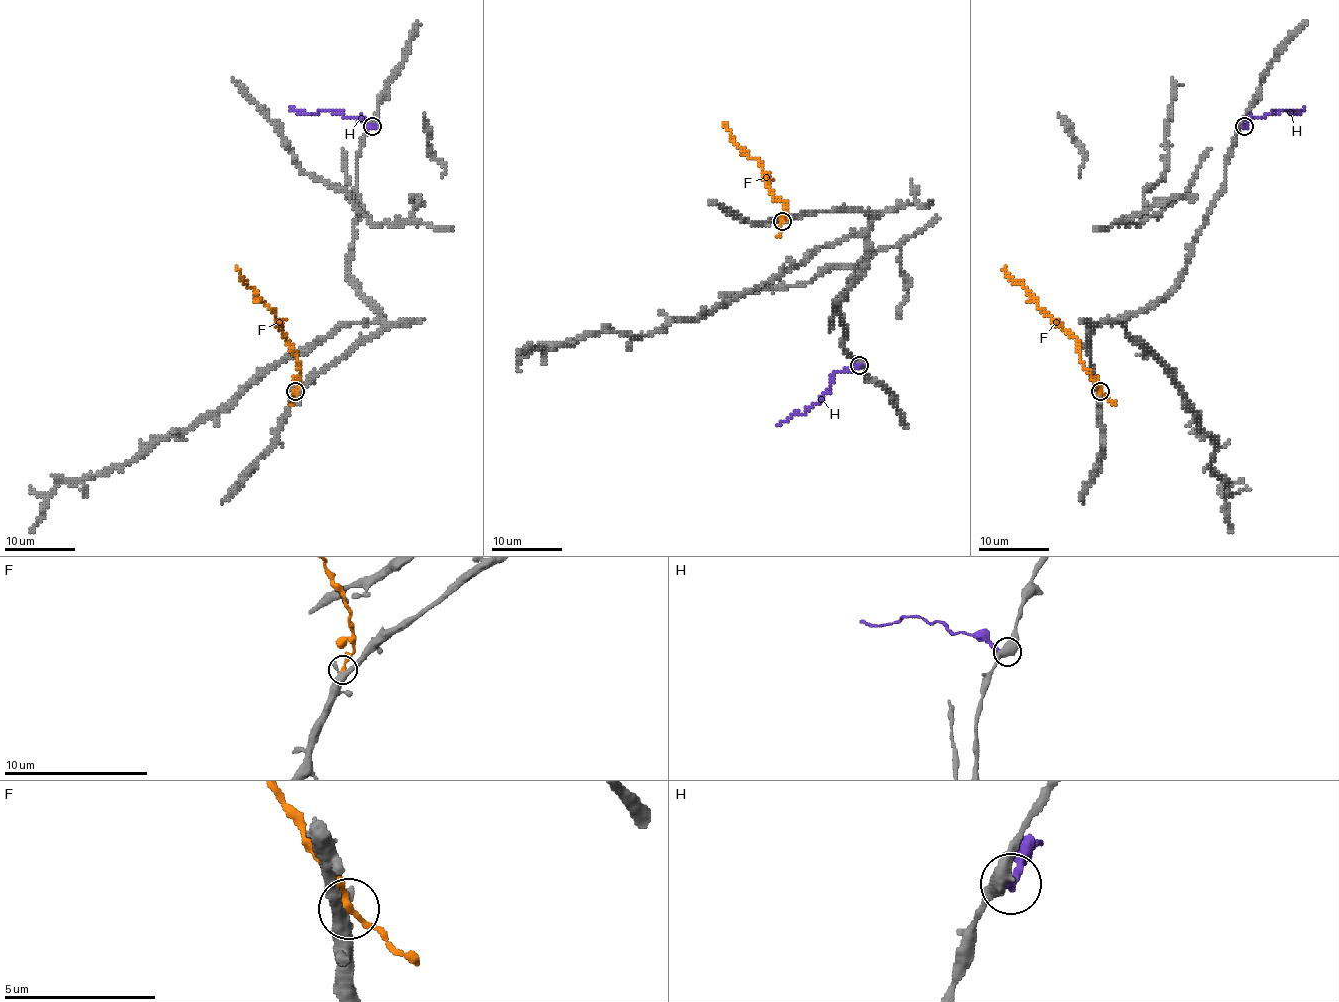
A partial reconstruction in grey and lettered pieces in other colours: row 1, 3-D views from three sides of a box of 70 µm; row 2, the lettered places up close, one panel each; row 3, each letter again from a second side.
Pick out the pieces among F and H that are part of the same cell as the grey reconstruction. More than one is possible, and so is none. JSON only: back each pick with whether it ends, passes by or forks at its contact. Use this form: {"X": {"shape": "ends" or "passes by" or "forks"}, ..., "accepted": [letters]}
{"F": {"shape": "passes by"}, "accepted": ["F"]}

